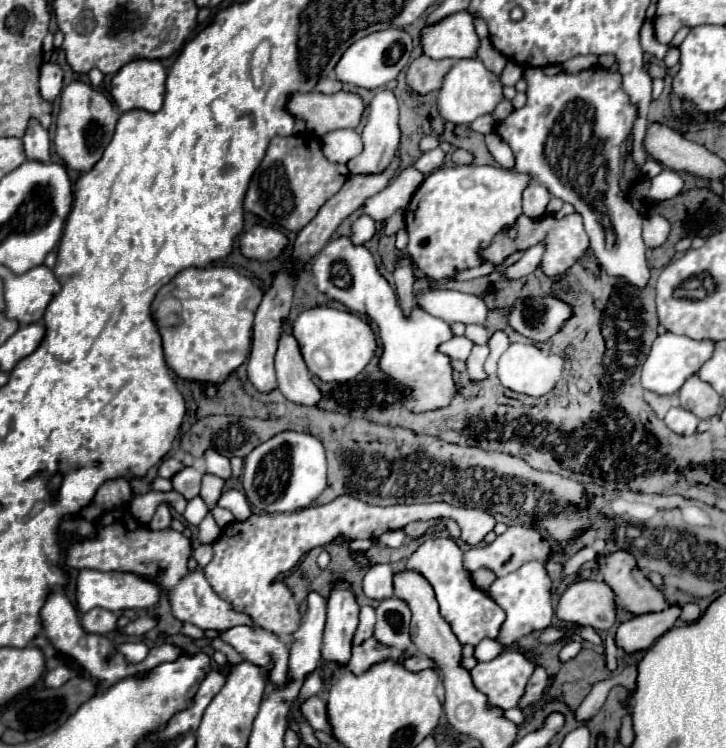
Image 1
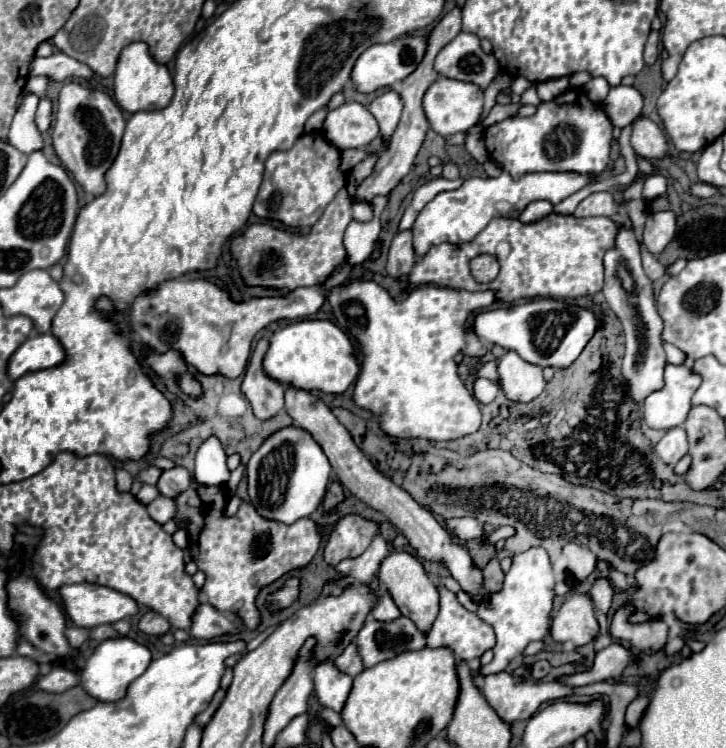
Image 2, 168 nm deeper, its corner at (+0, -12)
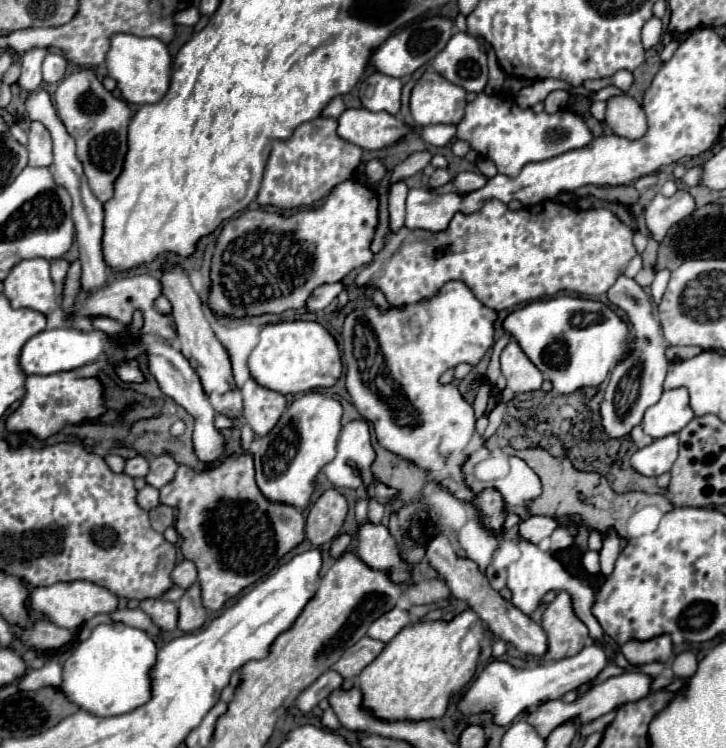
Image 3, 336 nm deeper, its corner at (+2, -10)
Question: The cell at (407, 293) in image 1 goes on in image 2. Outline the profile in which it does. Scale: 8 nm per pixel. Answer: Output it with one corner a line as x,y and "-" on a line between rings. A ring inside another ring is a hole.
401,230
395,234
391,248
389,248
389,262
387,262
387,274
391,278
397,278
401,282
407,282
409,270
415,264
417,256
411,244
411,230

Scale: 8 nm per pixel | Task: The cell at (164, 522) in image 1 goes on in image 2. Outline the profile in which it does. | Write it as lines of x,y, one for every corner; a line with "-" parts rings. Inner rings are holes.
157,496
153,502
147,504
147,512
155,522
165,524
175,516
175,502
167,496

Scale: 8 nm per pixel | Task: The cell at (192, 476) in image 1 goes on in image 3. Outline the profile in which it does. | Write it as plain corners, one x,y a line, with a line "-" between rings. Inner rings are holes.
167,454
157,456
155,460
151,460
151,470
145,476
145,480
147,480
147,484
151,484
153,488
159,490
175,478
177,468
179,468
179,464
171,456
167,456

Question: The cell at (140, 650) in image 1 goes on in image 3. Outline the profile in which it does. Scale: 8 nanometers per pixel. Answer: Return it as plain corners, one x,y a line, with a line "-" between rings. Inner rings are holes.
121,622
97,626
85,642
73,650
63,664
65,696
79,708
97,716
125,714
149,700
149,670
155,664
157,648
147,632

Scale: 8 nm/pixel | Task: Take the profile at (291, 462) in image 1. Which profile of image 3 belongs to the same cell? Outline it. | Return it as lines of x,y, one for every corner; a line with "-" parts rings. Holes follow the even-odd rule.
319,392
297,396
283,412
273,430
261,436
249,450
255,460
255,480
269,502
295,506
299,510
311,504
317,474
335,458
337,436
341,432
343,408
335,398

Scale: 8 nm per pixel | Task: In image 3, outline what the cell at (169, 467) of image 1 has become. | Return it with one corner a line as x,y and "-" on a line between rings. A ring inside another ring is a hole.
137,456
137,458
127,460
127,466
125,466
125,474
127,476
145,478
147,472
149,472
149,460
145,456

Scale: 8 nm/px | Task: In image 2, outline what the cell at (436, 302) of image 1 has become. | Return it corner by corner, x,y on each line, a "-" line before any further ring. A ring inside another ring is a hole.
539,298
517,306
481,312
475,316
473,328
483,342
515,350
523,360
535,366
569,368
595,334
595,328
599,328
599,318
591,310
575,304
553,298

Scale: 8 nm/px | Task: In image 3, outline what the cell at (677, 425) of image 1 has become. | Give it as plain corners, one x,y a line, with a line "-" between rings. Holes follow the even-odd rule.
677,434
657,438
631,456
631,466
645,476
659,476
663,472
669,472
669,468
677,460
677,446

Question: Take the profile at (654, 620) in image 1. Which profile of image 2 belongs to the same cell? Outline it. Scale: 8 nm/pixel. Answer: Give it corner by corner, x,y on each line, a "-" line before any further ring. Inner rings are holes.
611,644
603,650
599,650
595,654
593,664
583,670
583,672
575,672
569,676
559,676
557,682
563,686
571,686
571,688
579,688
579,686
587,686
593,682
603,682
609,678
619,678
619,674
627,668
627,664
633,660
633,650
623,648
621,644

